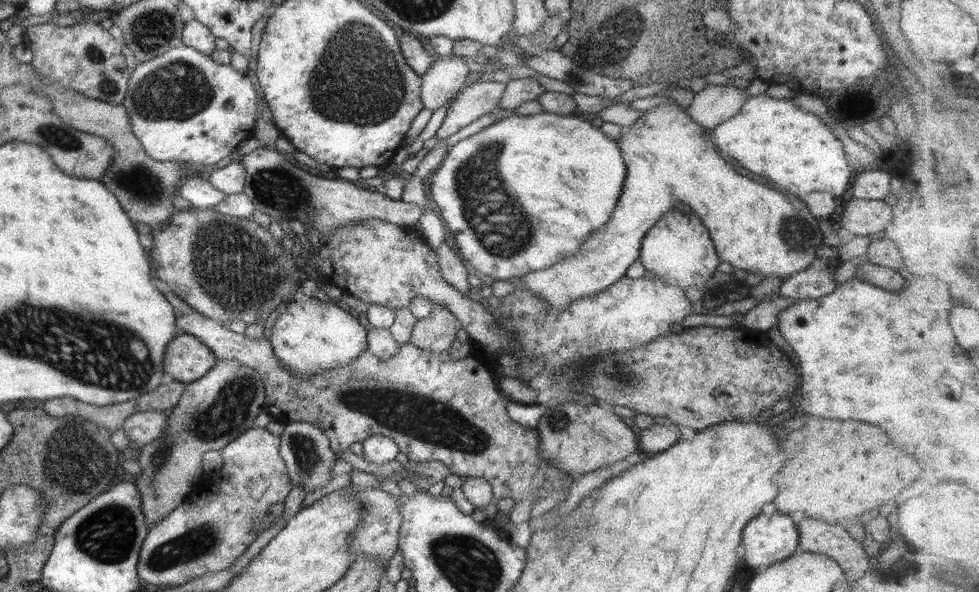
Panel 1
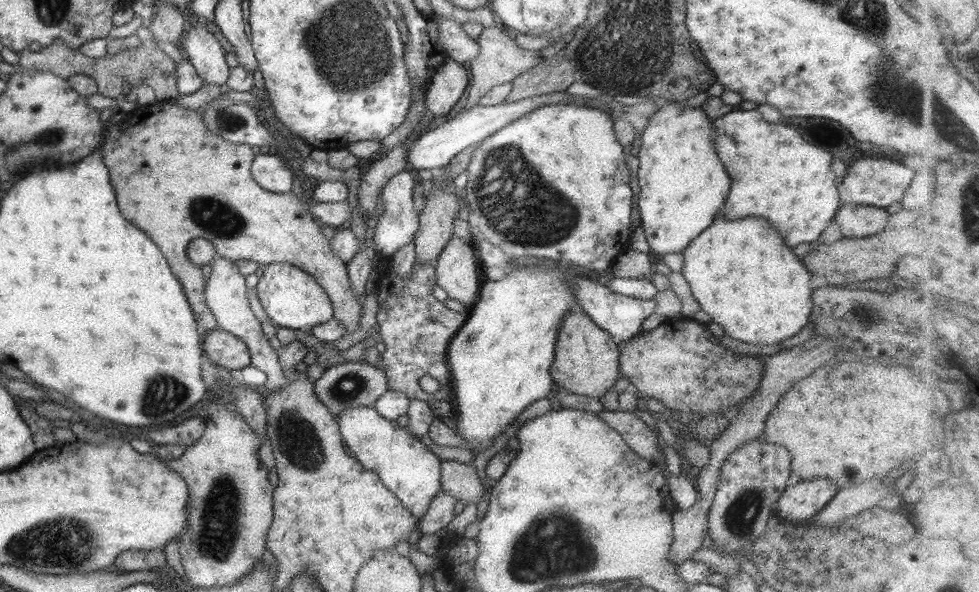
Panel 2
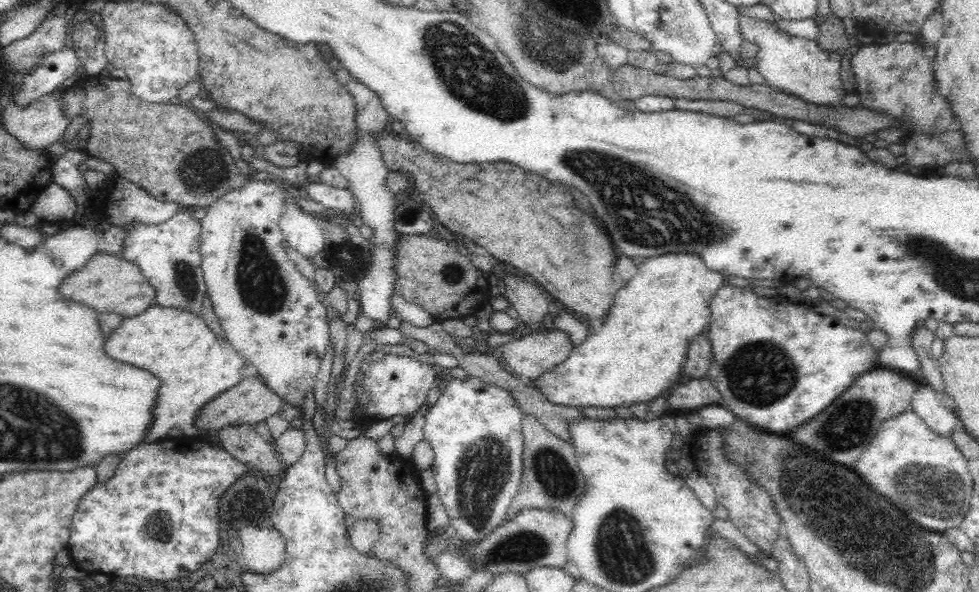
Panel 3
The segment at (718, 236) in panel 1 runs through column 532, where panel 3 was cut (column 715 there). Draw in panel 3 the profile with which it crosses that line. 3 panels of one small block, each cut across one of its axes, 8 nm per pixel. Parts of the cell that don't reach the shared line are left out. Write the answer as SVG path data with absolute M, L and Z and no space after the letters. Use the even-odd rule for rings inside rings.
M670 252L646 258L624 287L618 287L603 322L589 326L586 340L573 347L570 358L564 364L540 375L536 381L539 391L550 402L574 408L630 407L634 402L648 402L667 393L675 386L680 370L693 379L705 378L713 362L713 352L710 339L701 332L711 319L712 297L726 283L723 273L710 270L700 256L691 252Z

